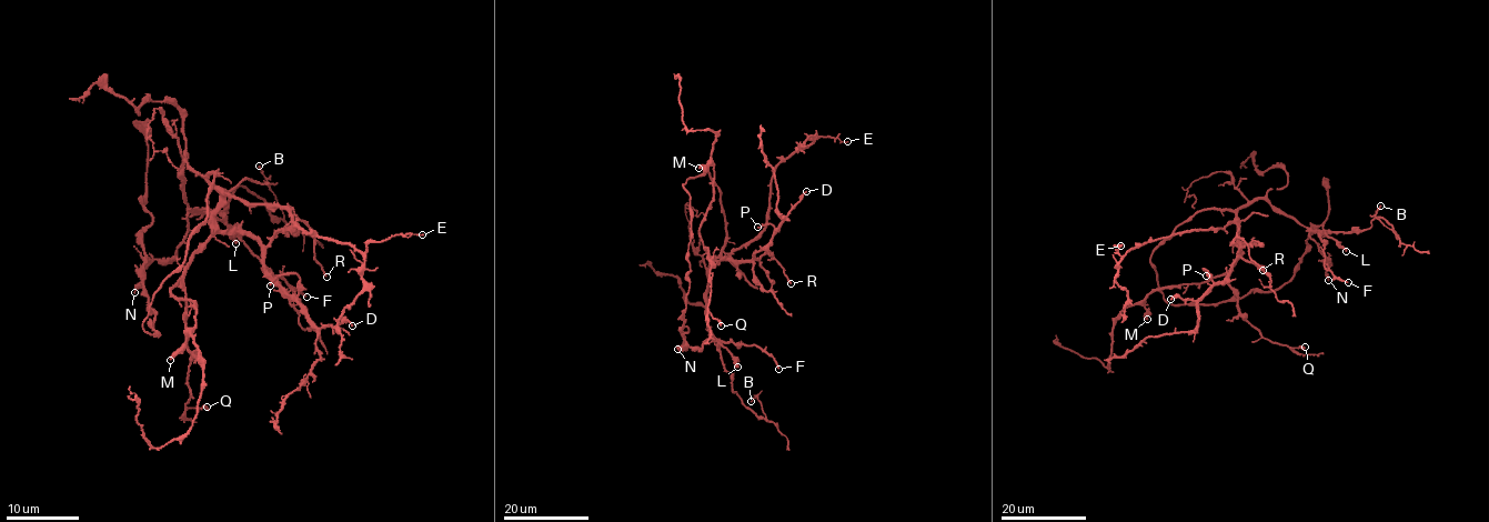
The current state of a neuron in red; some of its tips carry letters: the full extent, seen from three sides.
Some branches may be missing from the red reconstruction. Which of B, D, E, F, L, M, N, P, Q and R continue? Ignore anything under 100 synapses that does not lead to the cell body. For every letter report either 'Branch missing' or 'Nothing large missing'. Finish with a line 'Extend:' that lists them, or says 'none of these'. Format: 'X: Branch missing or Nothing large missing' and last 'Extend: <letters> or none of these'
B: Nothing large missing
D: Nothing large missing
E: Nothing large missing
F: Nothing large missing
L: Nothing large missing
M: Nothing large missing
N: Nothing large missing
P: Nothing large missing
Q: Nothing large missing
R: Nothing large missing
Extend: none of these

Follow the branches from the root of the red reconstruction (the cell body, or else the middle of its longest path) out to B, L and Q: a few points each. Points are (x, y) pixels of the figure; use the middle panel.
B: (725, 222), (723, 250), (708, 270), (706, 324), (731, 375), (732, 390), (764, 418), (757, 399), (751, 401)
L: (725, 222), (723, 250), (708, 270), (706, 324), (737, 367)
Q: (725, 222), (722, 256), (727, 259), (715, 261), (706, 249), (711, 262), (707, 310), (721, 325)

